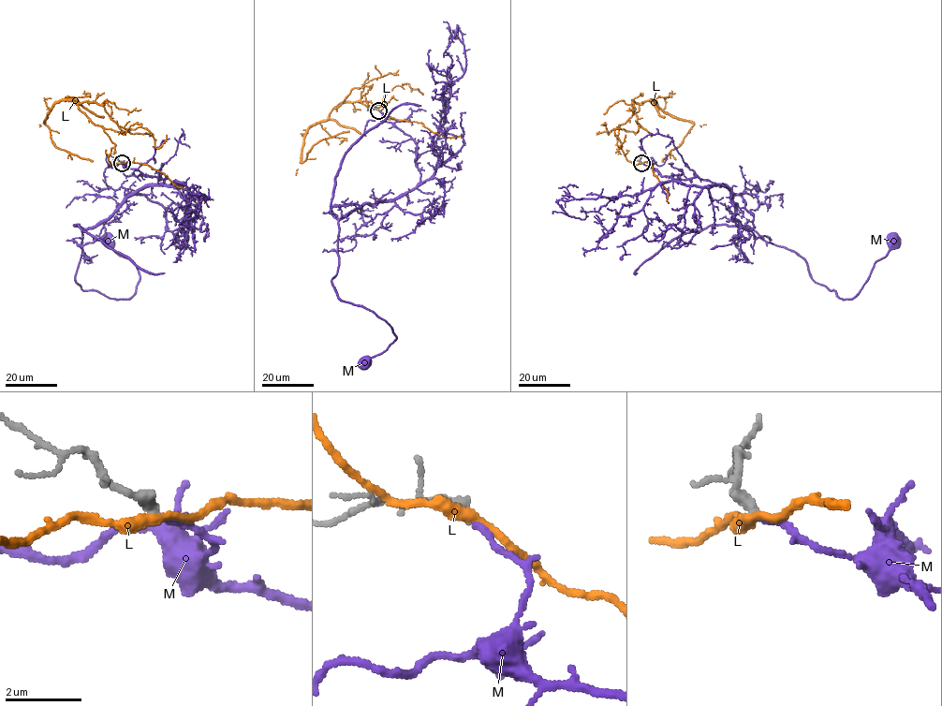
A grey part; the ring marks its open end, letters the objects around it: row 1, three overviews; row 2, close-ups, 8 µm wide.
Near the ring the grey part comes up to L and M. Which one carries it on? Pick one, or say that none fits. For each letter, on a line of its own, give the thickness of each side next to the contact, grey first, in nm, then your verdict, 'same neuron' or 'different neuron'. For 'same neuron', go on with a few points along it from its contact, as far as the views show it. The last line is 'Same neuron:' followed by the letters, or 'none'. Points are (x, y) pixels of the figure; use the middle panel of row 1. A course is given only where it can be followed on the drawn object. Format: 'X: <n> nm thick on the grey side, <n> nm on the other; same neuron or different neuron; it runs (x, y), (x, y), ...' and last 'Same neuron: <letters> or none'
L: 340 nm thick on the grey side, 280 nm on the other; different neuron
M: 340 nm thick on the grey side, 160 nm on the other; same neuron; it runs (378, 110), (414, 141), (420, 180), (339, 221), (336, 293), (374, 312), (396, 338), (364, 362)
Same neuron: M

